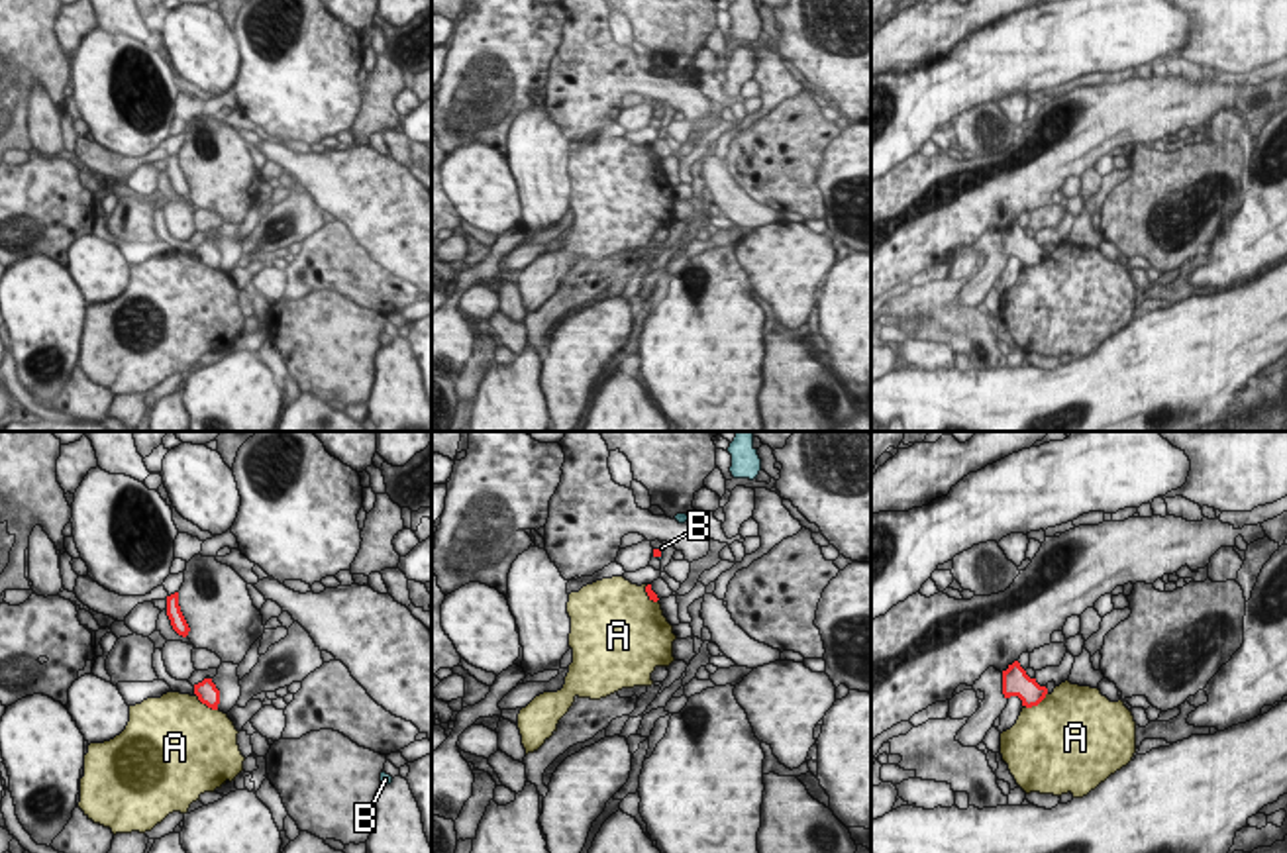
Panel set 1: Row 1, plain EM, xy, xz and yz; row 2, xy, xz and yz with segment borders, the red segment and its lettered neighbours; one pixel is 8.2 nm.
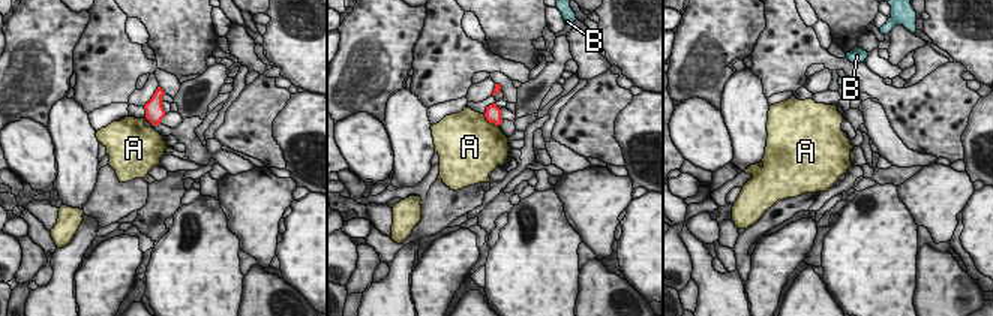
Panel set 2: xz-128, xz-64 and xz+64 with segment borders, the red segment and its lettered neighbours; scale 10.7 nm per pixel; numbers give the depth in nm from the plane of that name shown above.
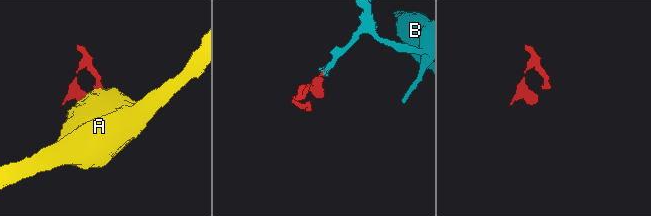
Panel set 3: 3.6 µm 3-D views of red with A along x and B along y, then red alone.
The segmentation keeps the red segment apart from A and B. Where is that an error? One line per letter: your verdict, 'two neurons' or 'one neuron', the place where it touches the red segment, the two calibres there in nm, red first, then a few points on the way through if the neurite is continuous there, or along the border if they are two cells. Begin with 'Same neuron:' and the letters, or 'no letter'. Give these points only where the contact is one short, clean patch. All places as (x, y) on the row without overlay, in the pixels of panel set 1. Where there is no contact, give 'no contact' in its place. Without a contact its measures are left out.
Same neuron: B
A: two neurons; meets red in yz at (1036, 265); 220 nm thick on the red side, 500 nm on the other
B: one neuron; meets red in xz at (660, 114); 60 nm thick on the red side, 30 nm on the other; runs through xz (656, 112), (660, 114), (662, 108)

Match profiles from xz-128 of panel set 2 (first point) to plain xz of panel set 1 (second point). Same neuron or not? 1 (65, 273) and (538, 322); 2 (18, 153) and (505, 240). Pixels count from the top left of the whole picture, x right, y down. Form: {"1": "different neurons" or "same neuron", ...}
{"1": "different neurons", "2": "different neurons"}

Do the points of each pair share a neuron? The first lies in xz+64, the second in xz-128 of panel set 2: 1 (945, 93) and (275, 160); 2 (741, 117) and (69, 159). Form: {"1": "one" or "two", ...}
{"1": "one", "2": "one"}

